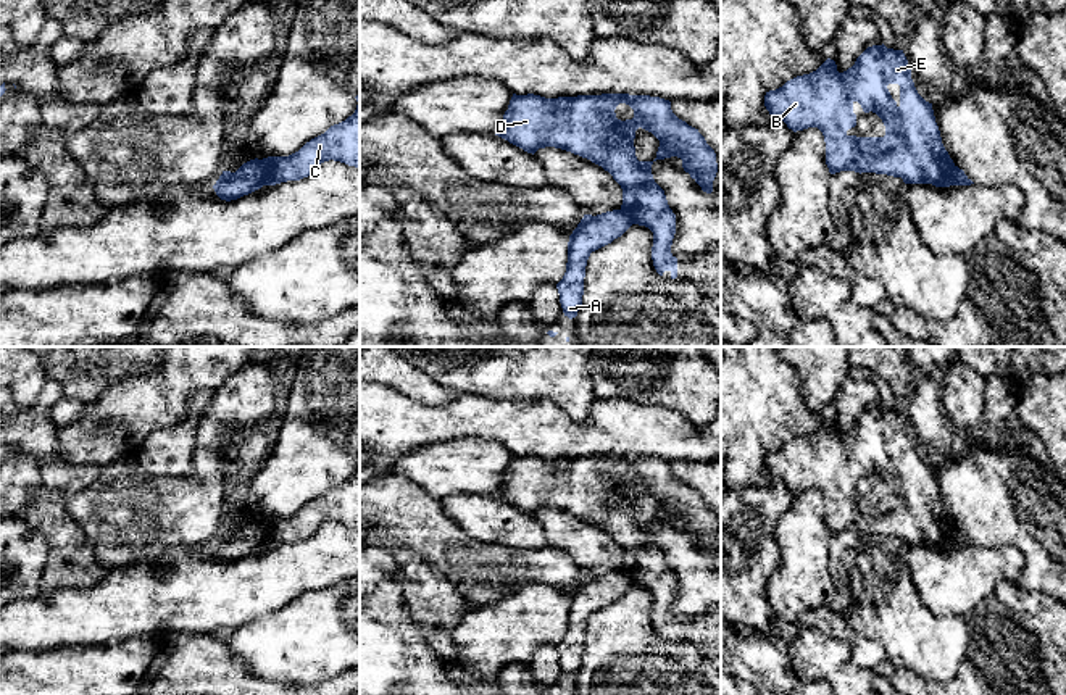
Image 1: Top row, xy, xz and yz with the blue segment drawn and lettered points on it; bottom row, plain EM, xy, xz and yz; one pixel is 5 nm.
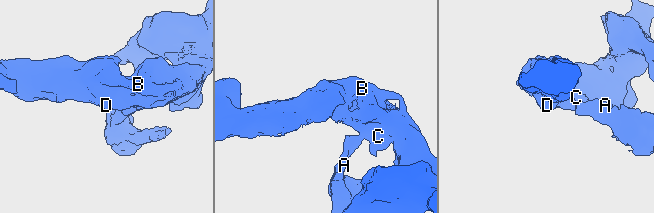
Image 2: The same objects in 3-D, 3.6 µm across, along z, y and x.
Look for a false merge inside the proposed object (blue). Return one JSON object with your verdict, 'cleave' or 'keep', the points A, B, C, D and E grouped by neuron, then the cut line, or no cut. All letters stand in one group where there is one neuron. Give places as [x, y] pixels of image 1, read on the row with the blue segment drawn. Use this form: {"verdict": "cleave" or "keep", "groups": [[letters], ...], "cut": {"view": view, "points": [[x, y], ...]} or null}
{"verdict": "cleave", "groups": [["A"], ["B", "C", "D", "E"]], "cut": {"view": "xy", "points": [[260, 160], [265, 184]]}}

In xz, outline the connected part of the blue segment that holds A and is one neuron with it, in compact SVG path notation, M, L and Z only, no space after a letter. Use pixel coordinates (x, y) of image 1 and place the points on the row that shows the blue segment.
M621 210L597 216L584 214L569 235L566 273L556 284L564 316L576 318L582 306L585 266L590 253L621 237L632 224Z

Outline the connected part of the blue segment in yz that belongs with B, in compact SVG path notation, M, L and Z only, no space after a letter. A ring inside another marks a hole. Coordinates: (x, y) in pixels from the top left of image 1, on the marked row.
M868 47L843 73L827 58L816 71L766 92L764 106L793 132L808 127L822 132L831 174L876 173L902 177L905 184L953 185L955 163L942 144L932 103L914 87L903 50ZM889 84L900 85L898 103ZM855 102L882 119L884 137L847 134L856 126Z

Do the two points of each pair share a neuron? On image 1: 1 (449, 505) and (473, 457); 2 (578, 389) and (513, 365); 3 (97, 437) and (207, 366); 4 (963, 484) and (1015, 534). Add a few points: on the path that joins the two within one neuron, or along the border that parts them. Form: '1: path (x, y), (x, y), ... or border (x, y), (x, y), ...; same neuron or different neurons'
1: border (491, 495), (447, 494), (439, 500); different neurons
2: path (562, 376), (550, 365), (529, 365); same neuron
3: path (124, 415), (137, 405), (157, 399), (179, 376); same neuron
4: path (976, 497), (1002, 523); same neuron

